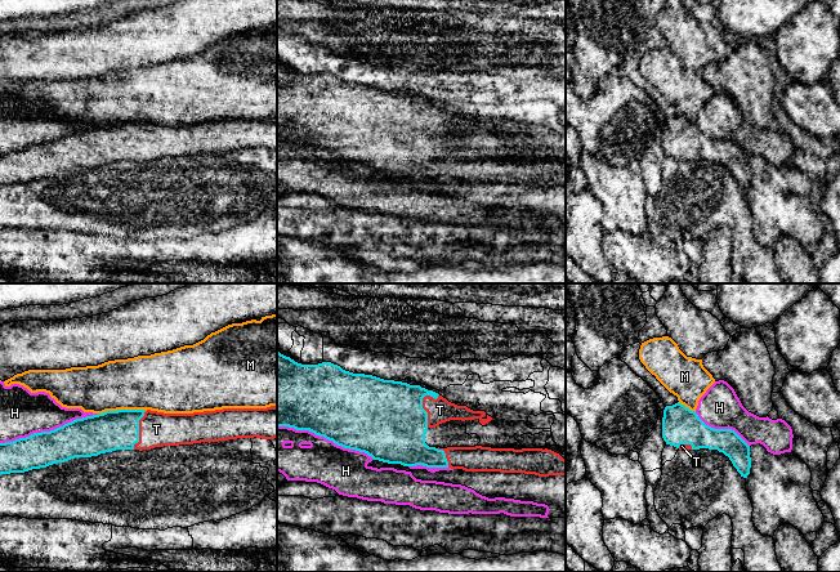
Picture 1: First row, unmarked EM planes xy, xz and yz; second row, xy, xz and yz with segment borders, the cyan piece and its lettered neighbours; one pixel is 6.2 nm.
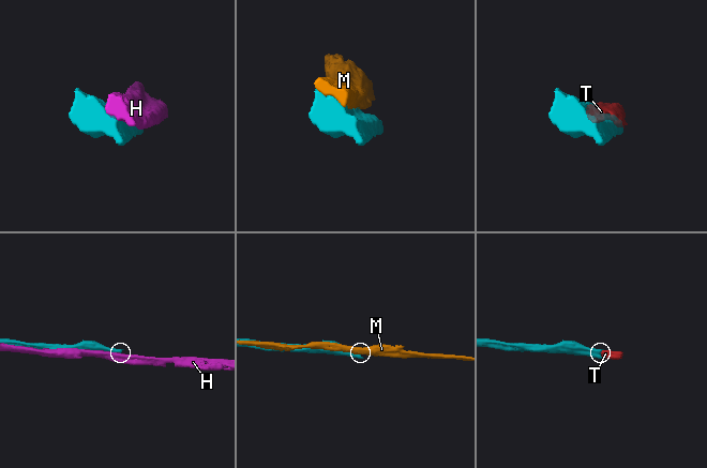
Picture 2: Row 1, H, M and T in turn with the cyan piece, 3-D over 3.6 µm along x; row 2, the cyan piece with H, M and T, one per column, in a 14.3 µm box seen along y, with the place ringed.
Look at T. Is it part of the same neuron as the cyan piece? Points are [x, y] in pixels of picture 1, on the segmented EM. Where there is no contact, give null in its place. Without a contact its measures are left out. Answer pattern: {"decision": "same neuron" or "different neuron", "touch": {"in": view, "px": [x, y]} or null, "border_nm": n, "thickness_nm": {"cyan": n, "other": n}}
{"decision": "same neuron", "touch": {"in": "xz", "px": [421, 405]}, "border_nm": 220, "thickness_nm": {"cyan": 480, "other": 150}}

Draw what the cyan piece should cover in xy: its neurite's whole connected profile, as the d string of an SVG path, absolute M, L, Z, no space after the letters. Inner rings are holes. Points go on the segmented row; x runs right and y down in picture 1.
M277 406L193 414L117 410L76 419L50 432L0 443L0 475L46 468L116 450L277 438Z

